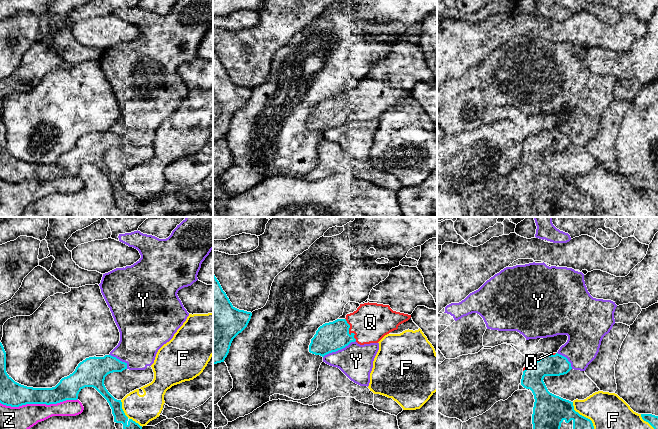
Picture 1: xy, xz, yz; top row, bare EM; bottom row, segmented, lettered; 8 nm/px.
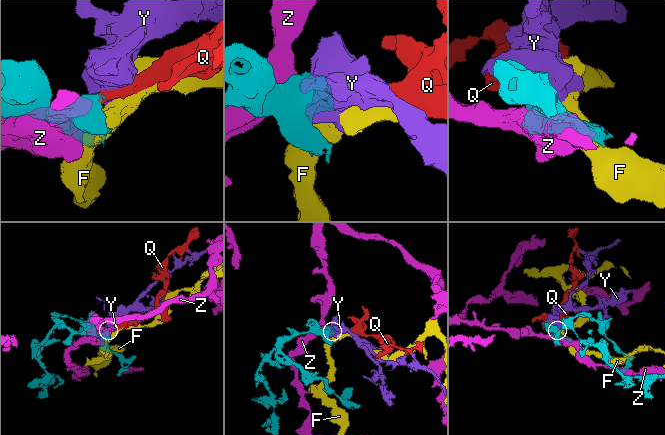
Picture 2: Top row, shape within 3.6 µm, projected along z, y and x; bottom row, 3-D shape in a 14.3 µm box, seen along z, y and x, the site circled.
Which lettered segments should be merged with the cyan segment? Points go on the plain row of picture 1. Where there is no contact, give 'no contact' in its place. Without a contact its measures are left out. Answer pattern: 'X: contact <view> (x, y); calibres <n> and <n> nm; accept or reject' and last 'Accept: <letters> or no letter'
F: contact yz (587, 194); calibres 190 and 360 nm; reject
Q: contact xz (348, 107); calibres 240 and 300 nm; accept
Y: contact xz (339, 125); calibres 240 and 280 nm; reject
Z: contact xy (38, 179); calibres 200 and 240 nm; reject
Accept: Q

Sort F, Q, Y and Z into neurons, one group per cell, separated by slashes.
F / Q / Y / Z

